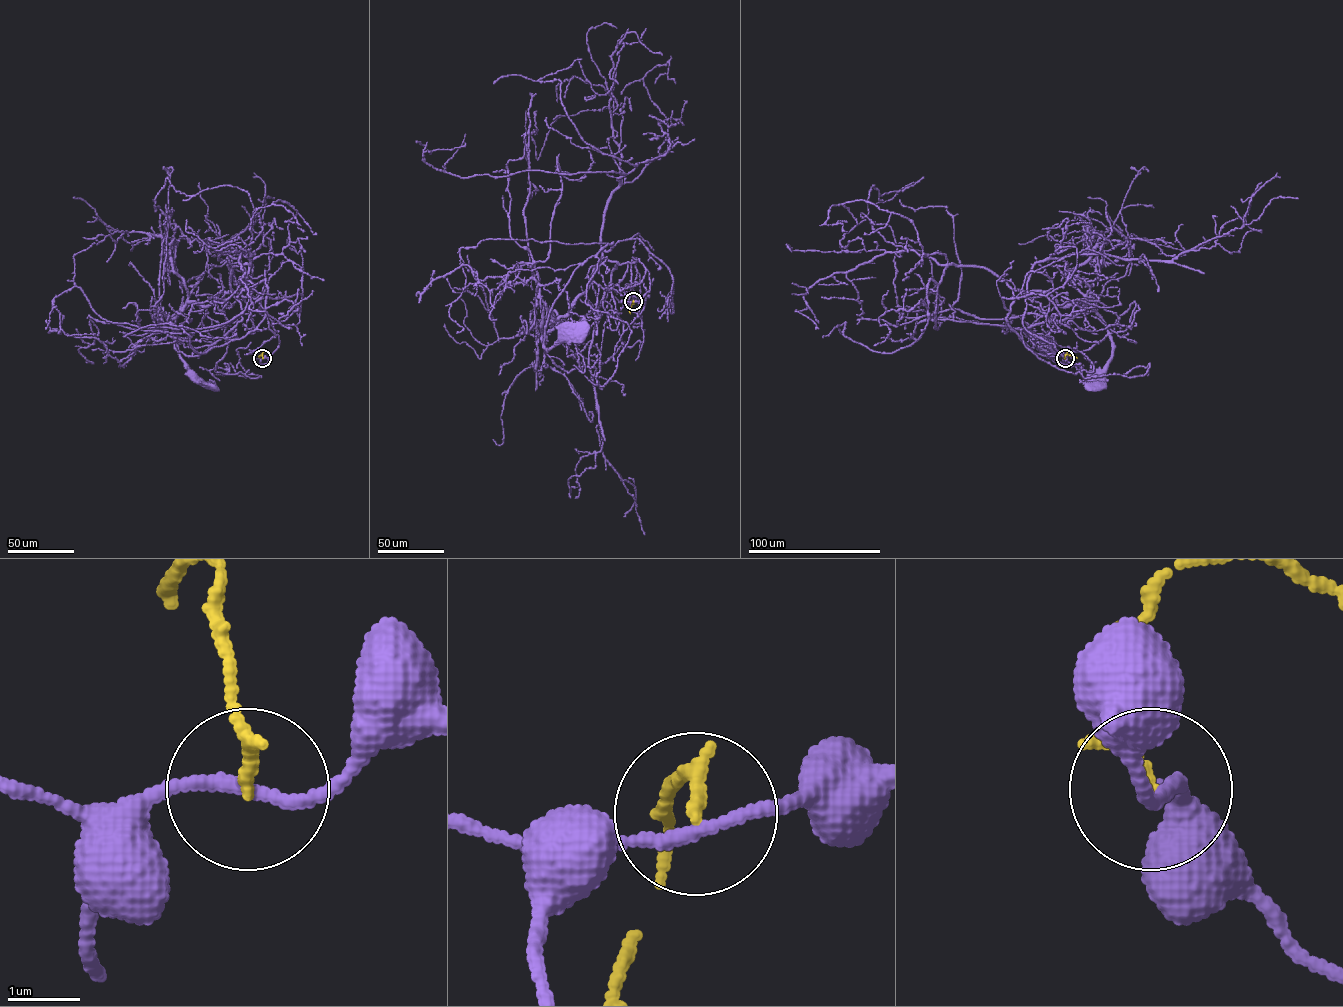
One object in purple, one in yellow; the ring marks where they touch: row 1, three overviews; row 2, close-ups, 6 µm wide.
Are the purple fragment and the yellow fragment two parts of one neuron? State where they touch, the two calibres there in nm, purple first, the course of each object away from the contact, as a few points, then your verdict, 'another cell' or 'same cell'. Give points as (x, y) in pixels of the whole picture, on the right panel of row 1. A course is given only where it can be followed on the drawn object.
place (1065, 358); calibres 180 and 190 nm; course purple (1065, 359), (1025, 328), (1023, 292), (1046, 292), (1060, 305), (1086, 301), (1094, 309), (1112, 347), (1099, 384); course yellow (1065, 358), (1067, 354), (1077, 358); another cell

